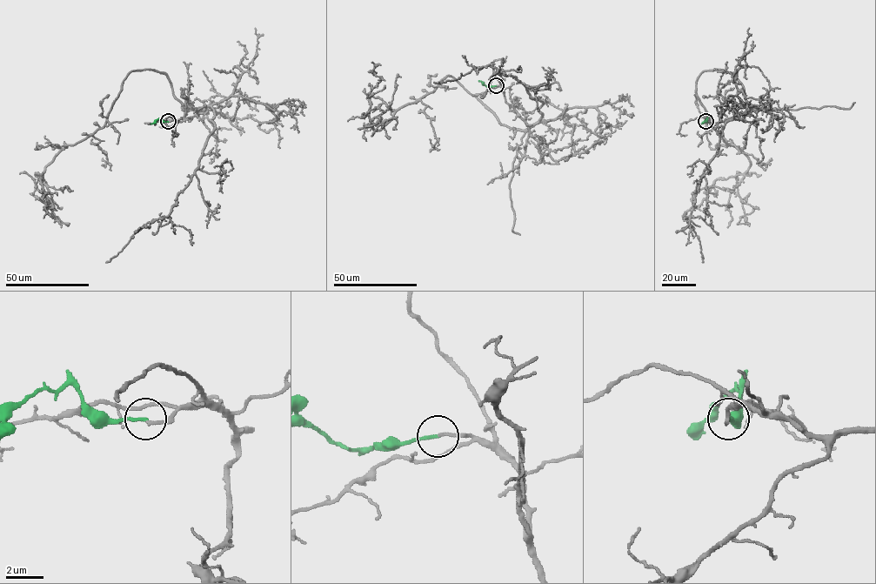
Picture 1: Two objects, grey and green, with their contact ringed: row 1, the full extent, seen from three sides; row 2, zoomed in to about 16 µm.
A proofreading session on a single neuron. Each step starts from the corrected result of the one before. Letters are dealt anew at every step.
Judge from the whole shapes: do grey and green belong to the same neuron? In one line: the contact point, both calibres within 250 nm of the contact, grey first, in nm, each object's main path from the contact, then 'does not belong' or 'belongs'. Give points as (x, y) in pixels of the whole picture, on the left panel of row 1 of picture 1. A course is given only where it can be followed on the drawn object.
at (168, 121); 150 nm thick on the grey side, 180 nm on the other; grey runs (168, 121), (202, 110), (182, 104), (164, 74), (131, 70), (105, 124), (41, 174), (52, 204), (43, 218); green runs (168, 121), (160, 118), (150, 124); does not belong

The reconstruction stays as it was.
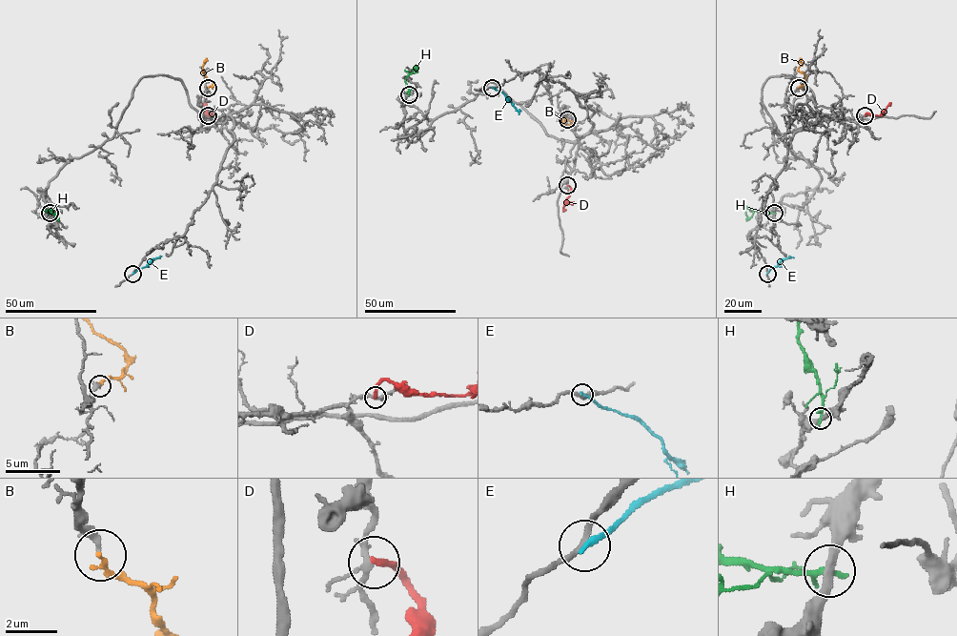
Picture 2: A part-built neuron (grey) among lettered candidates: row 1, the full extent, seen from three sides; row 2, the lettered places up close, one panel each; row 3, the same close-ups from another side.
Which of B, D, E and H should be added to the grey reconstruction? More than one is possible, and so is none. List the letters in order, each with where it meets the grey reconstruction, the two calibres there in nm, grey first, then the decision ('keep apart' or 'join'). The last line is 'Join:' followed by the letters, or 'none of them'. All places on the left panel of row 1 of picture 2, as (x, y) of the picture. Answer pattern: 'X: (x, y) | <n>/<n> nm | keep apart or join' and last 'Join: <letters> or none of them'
B: (208, 88) | 280/200 nm | keep apart
D: (208, 115) | 190/260 nm | keep apart
E: (132, 274) | 200/240 nm | keep apart
H: (50, 213) | 280/280 nm | keep apart
Join: none of them

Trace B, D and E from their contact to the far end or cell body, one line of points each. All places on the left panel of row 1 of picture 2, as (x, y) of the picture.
B: (208, 88), (213, 82), (202, 70), (206, 58)
D: (209, 115), (211, 113), (207, 115), (205, 102)
E: (132, 274), (159, 257)

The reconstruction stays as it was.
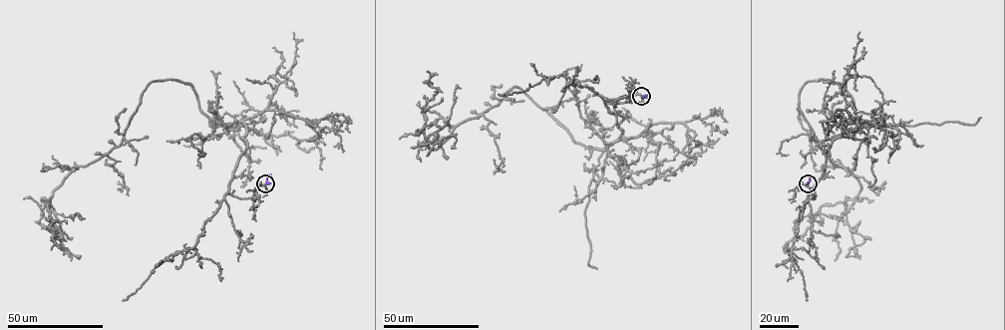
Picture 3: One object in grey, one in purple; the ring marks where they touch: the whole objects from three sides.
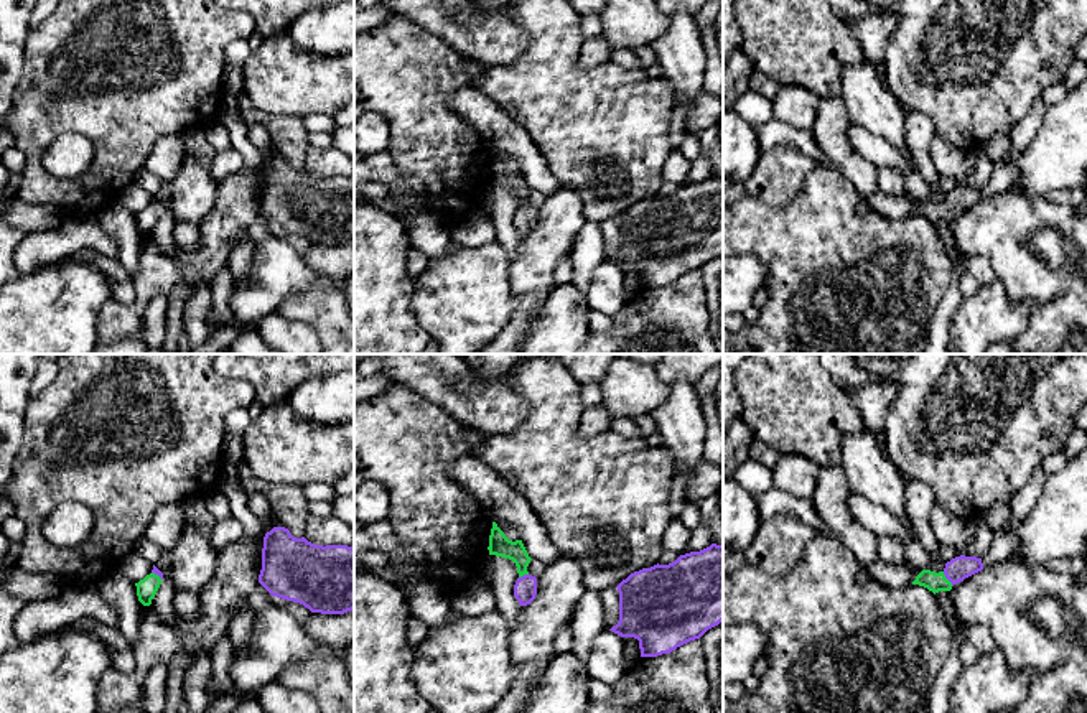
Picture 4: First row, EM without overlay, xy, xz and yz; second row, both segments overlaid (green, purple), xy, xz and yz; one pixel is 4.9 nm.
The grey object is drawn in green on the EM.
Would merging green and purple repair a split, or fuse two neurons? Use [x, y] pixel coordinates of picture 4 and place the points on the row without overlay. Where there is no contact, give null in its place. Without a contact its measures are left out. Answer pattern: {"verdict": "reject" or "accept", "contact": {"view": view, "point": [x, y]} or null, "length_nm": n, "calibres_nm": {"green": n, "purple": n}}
{"verdict": "accept", "contact": {"view": "yz", "point": [946, 209]}, "length_nm": 90, "calibres_nm": {"green": 100, "purple": 120}}

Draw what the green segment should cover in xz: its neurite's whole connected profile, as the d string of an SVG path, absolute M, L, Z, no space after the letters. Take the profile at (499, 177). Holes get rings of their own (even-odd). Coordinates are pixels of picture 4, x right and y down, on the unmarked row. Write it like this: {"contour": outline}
{"contour": "M492 153L488 181L489 186L509 189L516 194L519 209L514 216L514 227L520 237L530 235L537 226L537 209L527 203L532 189L529 188L522 171L509 171L497 155Z"}

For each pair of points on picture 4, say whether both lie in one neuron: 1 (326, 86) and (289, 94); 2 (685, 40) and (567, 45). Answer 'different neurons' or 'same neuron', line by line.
1: same neuron
2: different neurons

